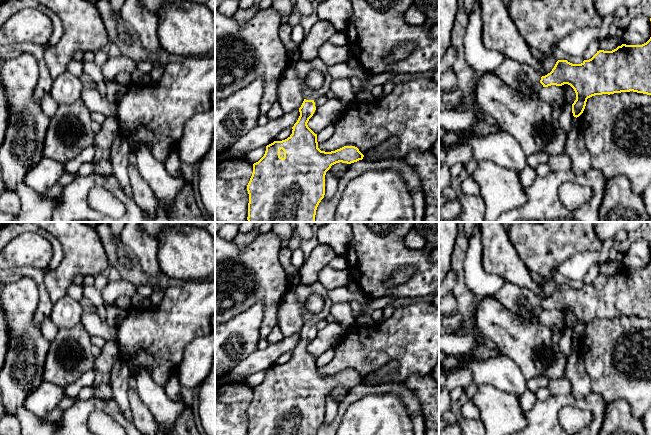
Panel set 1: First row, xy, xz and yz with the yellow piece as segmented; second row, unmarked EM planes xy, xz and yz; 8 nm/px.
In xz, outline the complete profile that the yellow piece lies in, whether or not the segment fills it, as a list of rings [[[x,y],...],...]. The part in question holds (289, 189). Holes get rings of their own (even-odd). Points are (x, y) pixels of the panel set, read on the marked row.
[[[295,57],[293,66],[302,79],[311,71],[319,71],[324,81],[317,89],[303,84],[302,92],[305,99],[299,108],[300,116],[292,127],[292,134],[285,140],[267,145],[264,156],[253,164],[253,173],[247,185],[248,222],[315,222],[317,207],[325,195],[326,172],[336,163],[351,164],[364,157],[355,146],[344,146],[331,152],[318,148],[317,134],[307,123],[316,110],[314,100],[330,91],[333,77],[328,71],[329,67],[319,57],[310,61]]]

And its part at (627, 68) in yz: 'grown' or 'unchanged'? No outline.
grown

